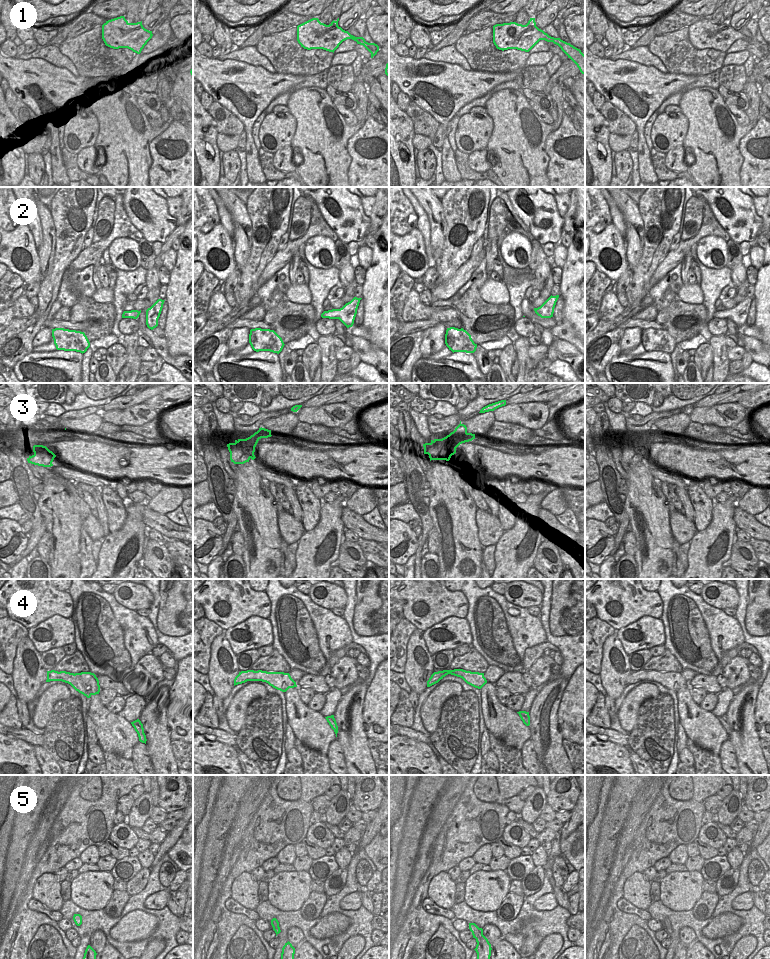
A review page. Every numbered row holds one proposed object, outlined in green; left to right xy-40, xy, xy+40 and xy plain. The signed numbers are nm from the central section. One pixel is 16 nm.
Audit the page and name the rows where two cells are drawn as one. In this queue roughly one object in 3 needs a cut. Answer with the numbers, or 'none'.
4, 5

